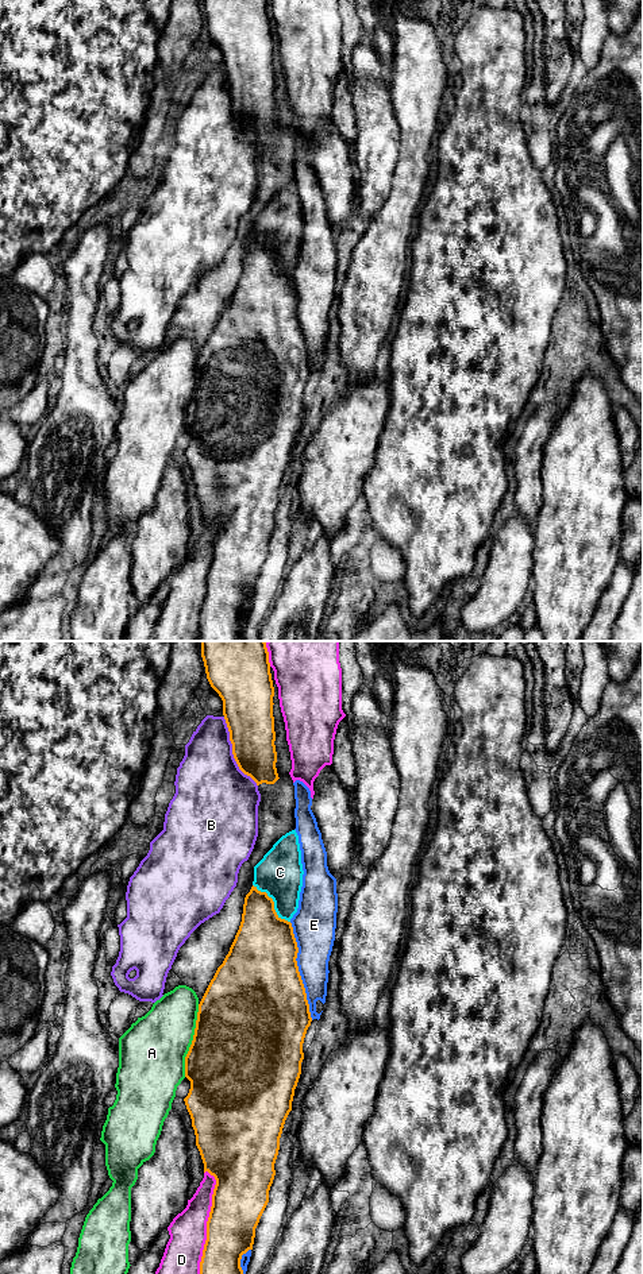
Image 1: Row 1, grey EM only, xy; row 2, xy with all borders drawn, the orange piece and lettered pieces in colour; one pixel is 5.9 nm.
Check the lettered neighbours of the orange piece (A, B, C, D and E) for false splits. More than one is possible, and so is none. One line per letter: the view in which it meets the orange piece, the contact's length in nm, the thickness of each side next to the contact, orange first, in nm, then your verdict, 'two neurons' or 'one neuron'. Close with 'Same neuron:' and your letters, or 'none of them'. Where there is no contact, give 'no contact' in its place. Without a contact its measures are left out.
A: contact in xy; length 440 nm; calibres 500 and 400 nm; two neurons
B: contact in xy; length 460 nm; calibres 280 and 420 nm; two neurons
C: contact in xy; length 320 nm; calibres 360 and 280 nm; two neurons
D: contact in xy; length 700 nm; calibres 320 and 220 nm; two neurons
E: contact in xy; length 600 nm; calibres 500 and 240 nm; one neuron
Same neuron: E

